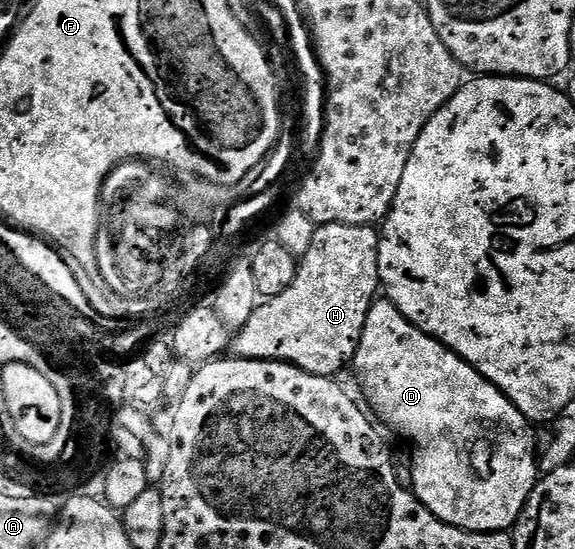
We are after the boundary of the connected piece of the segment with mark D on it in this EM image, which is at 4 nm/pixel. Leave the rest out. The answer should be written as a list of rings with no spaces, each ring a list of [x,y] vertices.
[[[378,298],[373,301],[351,368],[352,371],[357,371],[357,376],[361,379],[361,388],[365,391],[366,401],[364,400],[364,403],[371,409],[372,415],[386,429],[389,427],[391,431],[398,432],[405,440],[413,440],[413,448],[417,453],[413,456],[411,491],[418,500],[423,502],[423,506],[427,506],[427,510],[431,510],[431,514],[435,514],[443,522],[454,524],[456,528],[463,528],[467,532],[504,533],[516,525],[517,519],[520,518],[521,511],[529,501],[533,487],[536,486],[539,479],[539,448],[533,445],[532,430],[534,431],[534,429],[531,427],[530,421],[525,419],[525,415],[490,380],[480,376],[477,369],[454,354],[450,348],[434,340],[427,333],[419,331],[388,298]]]

